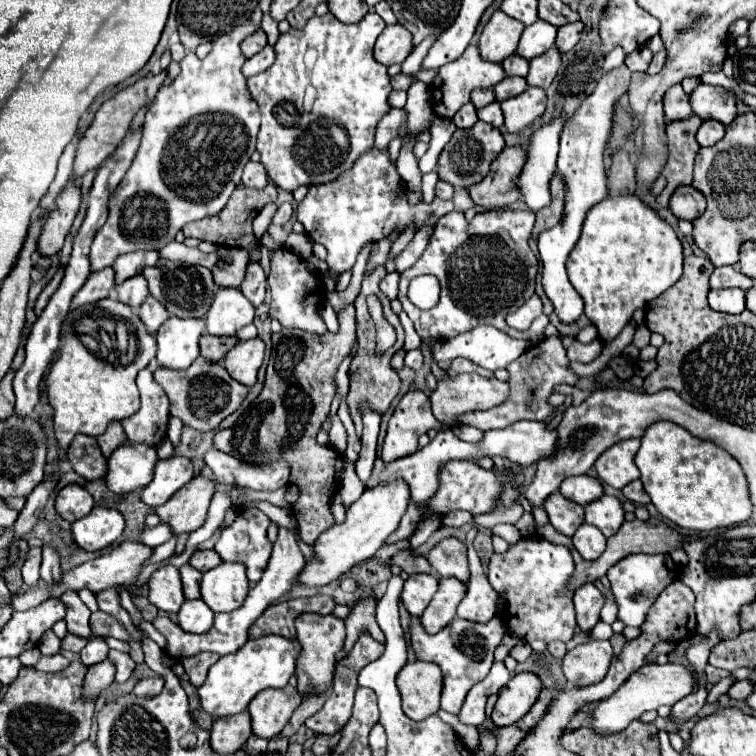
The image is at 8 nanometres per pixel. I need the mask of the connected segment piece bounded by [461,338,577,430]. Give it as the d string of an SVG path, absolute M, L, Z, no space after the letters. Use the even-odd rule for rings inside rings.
M559 338L541 340L535 348L531 346L519 360L515 360L507 366L507 370L511 374L511 378L509 378L511 398L497 408L491 408L485 412L469 412L467 416L461 418L461 424L469 424L469 426L475 426L479 430L493 430L493 428L505 428L505 426L509 426L521 418L543 420L543 418L551 416L555 408L551 408L547 404L547 398L551 396L553 386L563 384L563 382L573 386L577 382L577 376L573 372L569 372L567 364L569 364L569 358L567 358L567 352L565 352Z

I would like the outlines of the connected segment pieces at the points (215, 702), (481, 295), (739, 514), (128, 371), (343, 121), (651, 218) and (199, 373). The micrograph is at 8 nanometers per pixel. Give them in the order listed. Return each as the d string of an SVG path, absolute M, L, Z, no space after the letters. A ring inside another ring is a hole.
M271 634L249 640L239 652L221 656L213 668L209 668L209 676L205 684L199 688L201 706L205 712L209 712L213 718L231 716L247 710L249 702L265 688L283 688L287 686L289 678L295 674L297 656L301 652L301 646L297 640L287 640L283 636Z
M487 210L475 214L471 222L465 220L463 212L449 212L443 216L435 226L423 256L413 264L413 268L407 268L401 274L399 282L399 300L407 316L413 320L417 334L421 338L455 338L479 324L489 324L531 344L545 338L543 332L549 324L547 316L535 318L531 328L525 332L519 332L505 322L509 312L519 310L535 294L539 260L527 242L533 224L535 214L531 210ZM419 274L433 274L441 284L439 304L431 310L421 310L407 298L409 282Z
M659 420L645 430L635 464L641 470L641 482L657 512L681 528L727 528L747 522L751 516L753 506L739 462L723 448L691 436L673 422Z
M103 298L67 314L61 328L59 358L45 376L45 392L53 408L53 432L61 456L67 456L77 432L99 436L111 420L123 420L139 410L135 376L155 358L155 352L155 338L145 330L131 306L119 300Z
M331 12L325 14L325 16L313 16L311 20L307 20L305 28L291 28L289 32L285 32L285 34L279 36L279 40L277 40L277 44L275 44L277 60L275 60L275 64L273 64L269 70L265 70L265 72L261 72L261 74L257 74L257 76L247 78L247 88L249 88L251 96L253 96L253 100L259 104L259 112L261 112L261 118L263 118L263 120L261 120L261 130L259 130L259 136L257 136L257 150L261 152L261 162L263 162L263 166L267 168L269 178L271 178L279 188L283 188L283 190L287 190L287 192L293 192L293 190L295 190L297 186L301 186L301 184L313 186L313 184L321 184L321 182L331 182L331 180L335 180L341 172L349 170L349 168L355 164L355 160L357 160L359 156L363 156L365 152L369 152L369 150L373 148L375 128L377 128L379 120L391 110L391 106L389 106L389 102L387 102L387 96L389 96L389 92L391 92L387 68L385 68L383 64L379 64L379 62L373 60L373 44L375 44L375 40L377 40L377 36L383 32L383 28L385 28L385 22L381 20L379 14L367 14L361 22L351 24L351 26L339 22Z
M609 196L587 212L567 270L571 284L585 300L587 318L599 328L599 338L611 342L635 308L647 306L681 278L683 246L673 226L639 196Z
M199 356L191 368L187 370L169 370L169 368L157 368L155 380L159 386L165 388L165 394L171 402L171 416L177 416L185 426L191 426L199 432L217 430L221 420L225 420L229 414L233 414L241 402L247 398L247 388L233 380L227 370L221 364L213 364Z

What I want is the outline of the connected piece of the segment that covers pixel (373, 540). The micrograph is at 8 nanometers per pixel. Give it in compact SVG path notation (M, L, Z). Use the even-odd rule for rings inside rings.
M391 480L391 484L381 484L375 488L367 488L357 502L351 504L347 510L347 518L343 524L333 524L329 530L325 530L317 542L313 544L315 560L307 562L299 582L307 586L325 586L337 578L341 578L347 570L351 570L355 564L373 558L375 552L381 548L381 544L399 528L399 520L407 512L409 506L409 488L403 480Z

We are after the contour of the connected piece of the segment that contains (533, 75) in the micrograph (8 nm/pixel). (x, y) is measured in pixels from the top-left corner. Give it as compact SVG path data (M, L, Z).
M557 48L547 50L543 56L537 56L531 60L527 84L547 88L553 82L553 78L557 76L559 66L561 66L561 52Z

